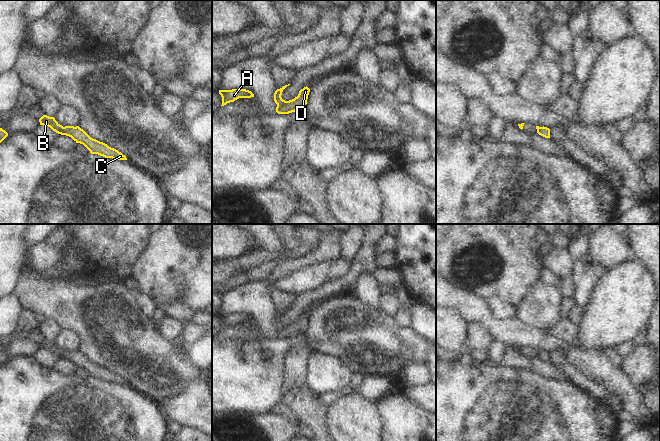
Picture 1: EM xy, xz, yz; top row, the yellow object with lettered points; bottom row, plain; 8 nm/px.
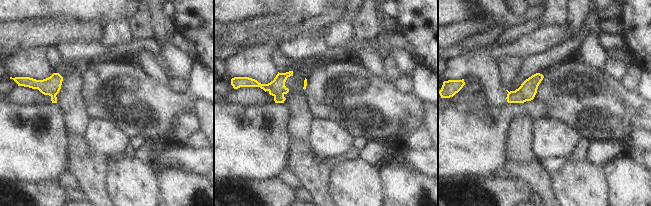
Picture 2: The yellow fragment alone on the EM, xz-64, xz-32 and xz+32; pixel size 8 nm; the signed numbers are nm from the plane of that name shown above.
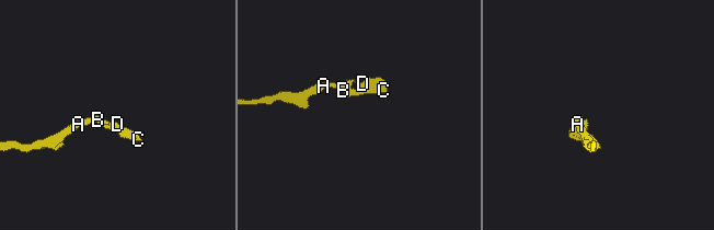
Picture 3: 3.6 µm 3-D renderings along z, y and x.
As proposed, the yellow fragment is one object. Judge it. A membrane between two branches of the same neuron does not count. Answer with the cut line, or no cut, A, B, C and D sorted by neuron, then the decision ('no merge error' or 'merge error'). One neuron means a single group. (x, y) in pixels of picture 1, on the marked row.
cut in xz along (288, 101), (283, 105), (277, 106); A B / C D; merge error

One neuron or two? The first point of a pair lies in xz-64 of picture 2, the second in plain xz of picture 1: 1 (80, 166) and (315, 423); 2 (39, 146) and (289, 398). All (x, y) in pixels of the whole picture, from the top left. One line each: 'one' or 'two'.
1: one
2: two

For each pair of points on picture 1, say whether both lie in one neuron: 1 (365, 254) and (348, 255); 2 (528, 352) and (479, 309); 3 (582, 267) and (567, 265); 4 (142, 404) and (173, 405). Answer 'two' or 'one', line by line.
1: two
2: two
3: two
4: two

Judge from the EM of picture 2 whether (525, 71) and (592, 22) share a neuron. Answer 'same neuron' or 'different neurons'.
same neuron

